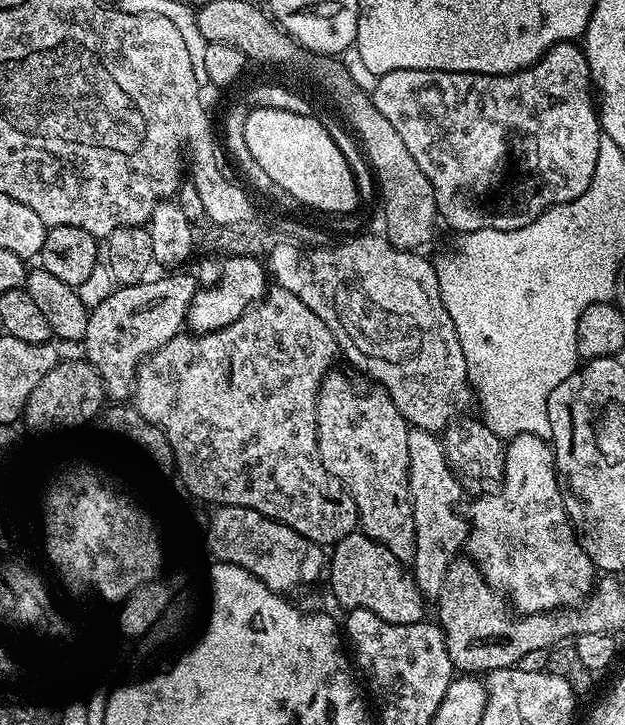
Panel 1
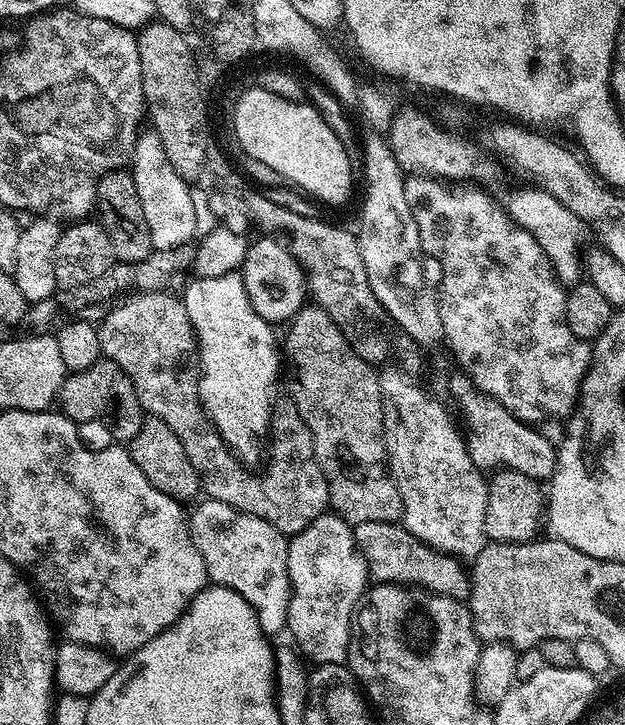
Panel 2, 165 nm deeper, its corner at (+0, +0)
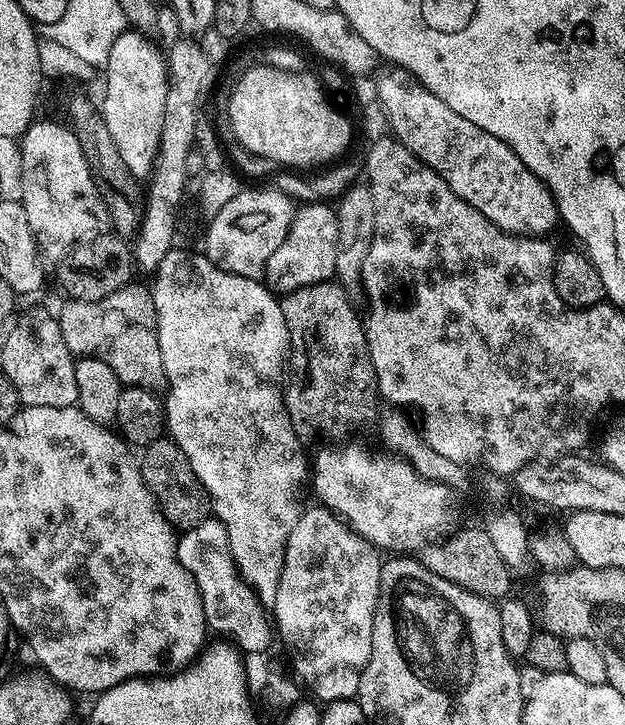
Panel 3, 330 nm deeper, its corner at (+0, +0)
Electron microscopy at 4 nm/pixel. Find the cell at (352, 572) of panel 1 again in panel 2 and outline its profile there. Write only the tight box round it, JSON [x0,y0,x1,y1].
[355,522,470,601]

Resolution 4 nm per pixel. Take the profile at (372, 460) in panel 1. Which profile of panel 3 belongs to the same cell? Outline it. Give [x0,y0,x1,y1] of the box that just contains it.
[280,282,378,436]

